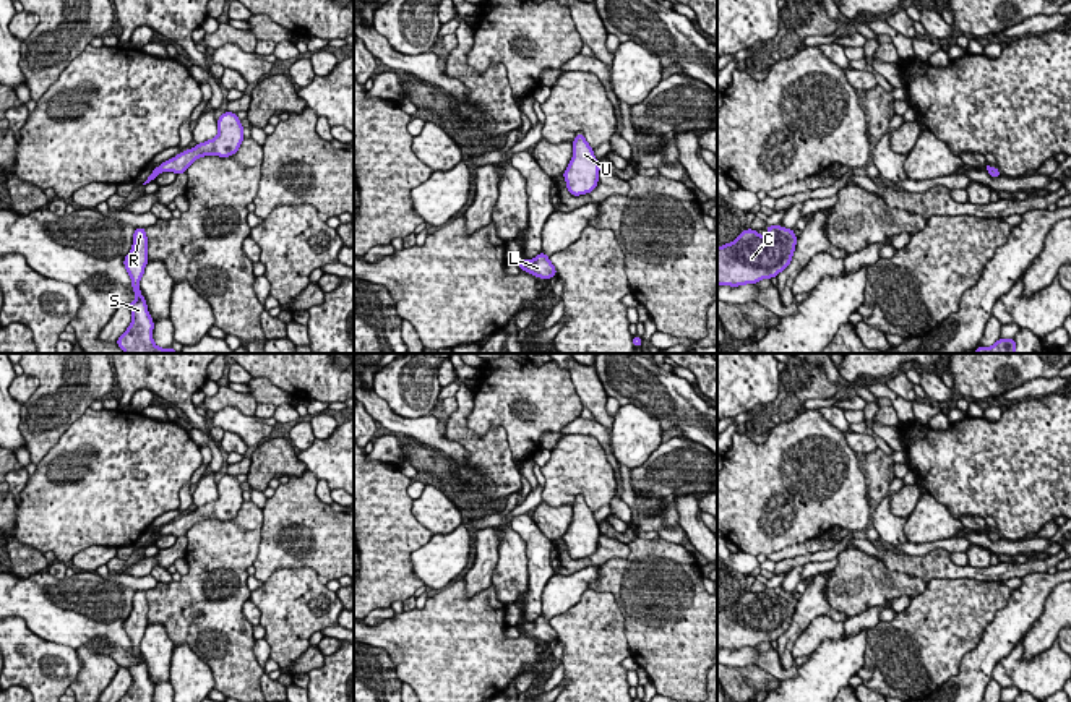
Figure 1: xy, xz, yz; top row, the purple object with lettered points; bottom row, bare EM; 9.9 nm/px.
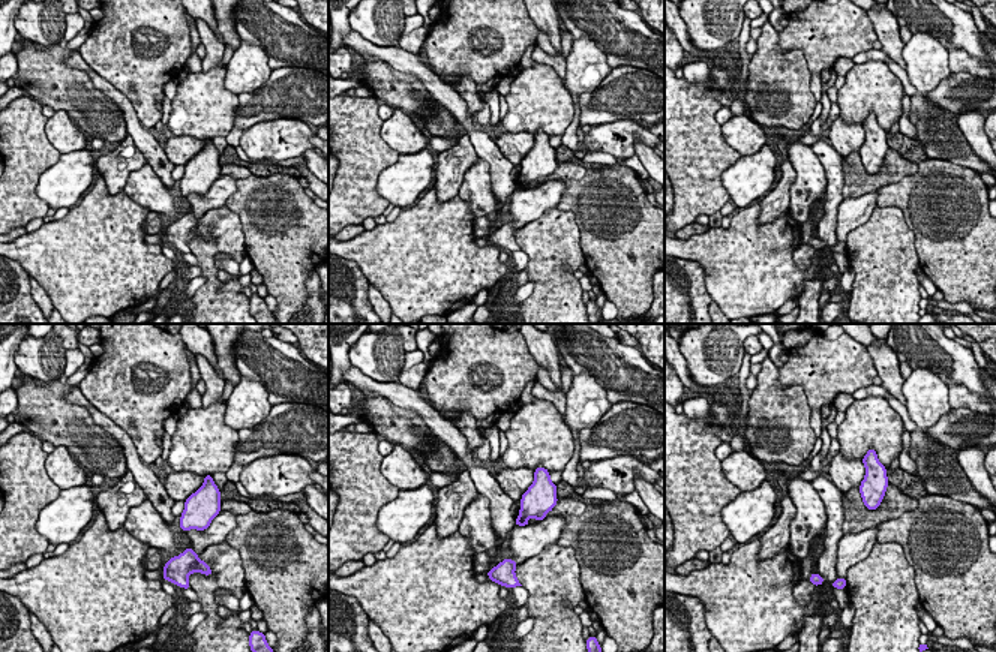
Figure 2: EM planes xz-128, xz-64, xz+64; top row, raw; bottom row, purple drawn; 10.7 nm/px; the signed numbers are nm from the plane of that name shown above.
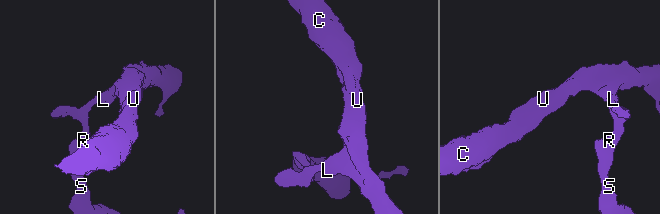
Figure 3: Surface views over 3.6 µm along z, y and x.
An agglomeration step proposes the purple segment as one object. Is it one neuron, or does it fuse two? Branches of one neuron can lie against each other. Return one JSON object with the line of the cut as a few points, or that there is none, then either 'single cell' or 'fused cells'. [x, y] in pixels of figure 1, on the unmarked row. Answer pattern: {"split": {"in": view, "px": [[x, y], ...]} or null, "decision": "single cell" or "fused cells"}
{"split": null, "decision": "single cell"}

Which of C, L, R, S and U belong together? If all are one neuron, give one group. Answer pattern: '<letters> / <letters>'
C L R S U

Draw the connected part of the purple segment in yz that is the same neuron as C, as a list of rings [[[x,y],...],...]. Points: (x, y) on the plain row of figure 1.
[[[768,589],[768,597],[743,593],[732,606],[717,610],[717,648],[746,648],[777,640],[792,624],[794,592]]]

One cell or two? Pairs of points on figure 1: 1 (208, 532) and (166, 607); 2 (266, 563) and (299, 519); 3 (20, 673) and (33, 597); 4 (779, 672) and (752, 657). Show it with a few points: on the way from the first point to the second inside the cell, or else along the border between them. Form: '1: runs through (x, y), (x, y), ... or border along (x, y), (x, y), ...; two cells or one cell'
1: runs through (208, 550), (208, 561), (184, 589); one cell
2: runs through (275, 550), (279, 527), (286, 524); one cell
3: border along (17, 616), (36, 634), (62, 646); two cells
4: runs through (773, 665), (768, 660), (758, 660); one cell

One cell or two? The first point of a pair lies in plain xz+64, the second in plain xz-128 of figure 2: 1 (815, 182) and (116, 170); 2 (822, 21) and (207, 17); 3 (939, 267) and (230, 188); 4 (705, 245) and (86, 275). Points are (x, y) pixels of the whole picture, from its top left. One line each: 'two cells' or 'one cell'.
1: two cells
2: two cells
3: two cells
4: one cell

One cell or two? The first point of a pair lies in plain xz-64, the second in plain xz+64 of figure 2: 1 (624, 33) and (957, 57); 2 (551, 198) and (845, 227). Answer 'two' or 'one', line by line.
1: two
2: one

